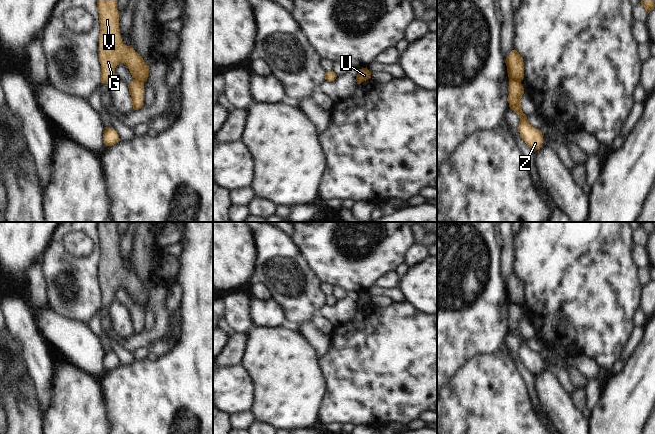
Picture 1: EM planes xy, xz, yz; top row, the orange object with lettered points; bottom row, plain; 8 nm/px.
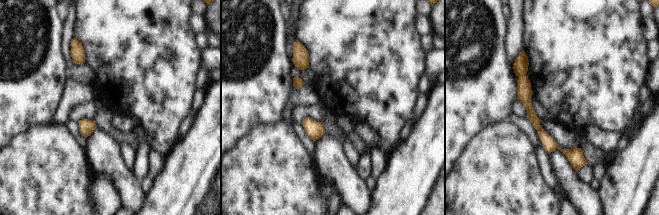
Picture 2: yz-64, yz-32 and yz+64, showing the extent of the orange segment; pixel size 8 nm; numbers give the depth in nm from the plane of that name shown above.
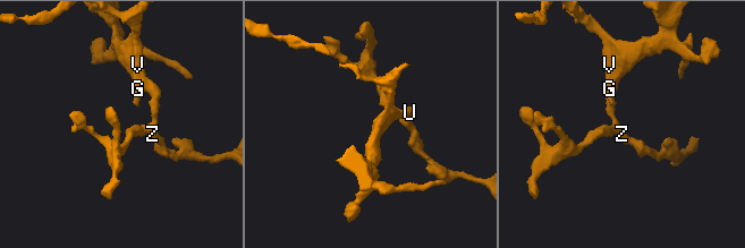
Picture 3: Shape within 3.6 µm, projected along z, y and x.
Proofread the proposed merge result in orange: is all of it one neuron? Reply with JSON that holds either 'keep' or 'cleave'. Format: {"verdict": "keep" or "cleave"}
{"verdict": "cleave"}

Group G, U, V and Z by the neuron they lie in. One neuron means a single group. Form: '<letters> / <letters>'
G U V / Z

